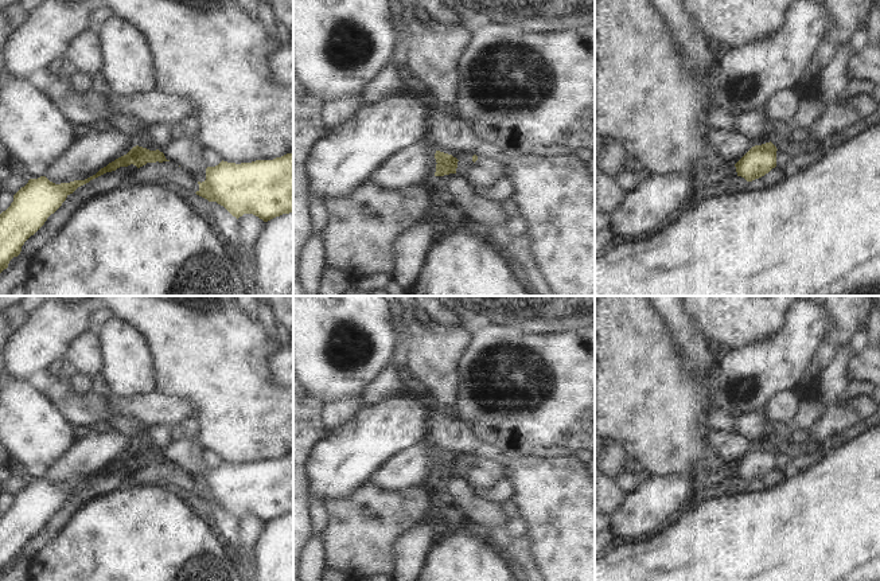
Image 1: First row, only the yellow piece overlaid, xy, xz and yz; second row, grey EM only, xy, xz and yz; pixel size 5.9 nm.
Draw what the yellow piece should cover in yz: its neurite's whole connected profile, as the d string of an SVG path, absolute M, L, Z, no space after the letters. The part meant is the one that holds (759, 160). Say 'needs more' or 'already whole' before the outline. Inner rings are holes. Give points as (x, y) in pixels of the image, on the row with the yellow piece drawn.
already whole | M770 141L752 147L736 164L737 176L752 182L776 167L776 147Z

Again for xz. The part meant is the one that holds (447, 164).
already whole | M436 151L435 159L437 163L435 176L456 173L457 161L459 161L456 157L453 157L452 155Z

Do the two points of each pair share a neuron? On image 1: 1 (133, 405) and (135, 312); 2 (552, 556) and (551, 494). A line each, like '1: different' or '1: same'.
1: different
2: same

